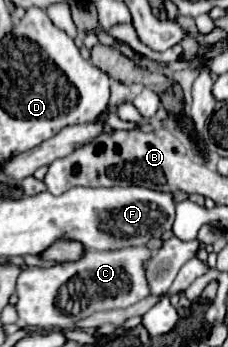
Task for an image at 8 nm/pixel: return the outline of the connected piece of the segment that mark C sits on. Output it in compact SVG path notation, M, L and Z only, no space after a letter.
M146 245L116 251L82 251L78 261L62 261L52 267L26 267L16 281L18 315L26 325L68 327L96 311L122 309L150 295L146 261L152 251Z

